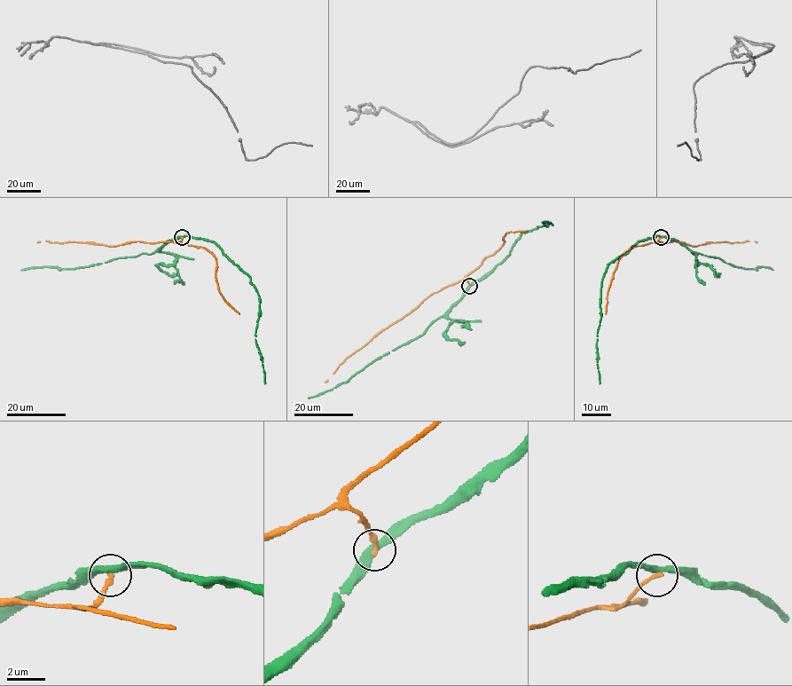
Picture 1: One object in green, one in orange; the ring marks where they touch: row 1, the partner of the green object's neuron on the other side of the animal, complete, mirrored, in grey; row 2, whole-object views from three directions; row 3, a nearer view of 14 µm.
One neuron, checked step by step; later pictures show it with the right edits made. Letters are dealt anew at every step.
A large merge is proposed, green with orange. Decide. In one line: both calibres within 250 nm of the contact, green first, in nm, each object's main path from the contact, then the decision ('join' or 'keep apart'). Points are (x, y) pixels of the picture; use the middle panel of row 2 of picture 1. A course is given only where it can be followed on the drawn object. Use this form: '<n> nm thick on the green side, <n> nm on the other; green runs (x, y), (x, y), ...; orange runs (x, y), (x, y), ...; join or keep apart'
360 nm thick on the green side, 240 nm on the other; green runs (469, 287), (481, 280), (500, 264), (522, 232), (547, 227), (543, 222), (552, 224); orange runs (469, 287), (466, 279), (462, 279), (431, 294), (350, 355), (325, 382); keep apart

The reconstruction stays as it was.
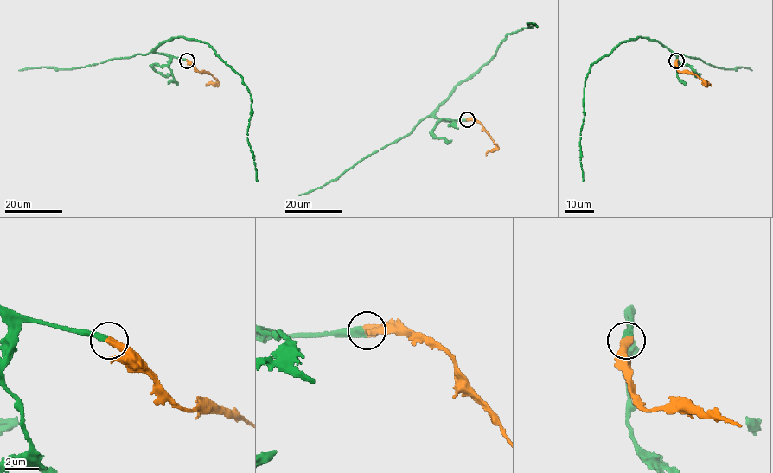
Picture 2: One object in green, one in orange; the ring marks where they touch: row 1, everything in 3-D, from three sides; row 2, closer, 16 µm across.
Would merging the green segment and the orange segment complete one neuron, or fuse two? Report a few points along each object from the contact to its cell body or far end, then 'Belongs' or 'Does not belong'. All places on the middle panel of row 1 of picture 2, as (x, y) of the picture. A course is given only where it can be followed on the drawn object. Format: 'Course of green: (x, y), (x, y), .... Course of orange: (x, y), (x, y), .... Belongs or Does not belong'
Course of green: (467, 120), (441, 120), (434, 111), (453, 89), (486, 64), (507, 34), (532, 28), (527, 23), (537, 26). Course of orange: (467, 120), (476, 120), (496, 145), (487, 155). Belongs

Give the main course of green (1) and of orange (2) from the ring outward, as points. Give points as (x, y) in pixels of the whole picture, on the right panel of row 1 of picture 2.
1: (677, 60), (677, 54), (657, 41), (639, 37), (621, 42), (590, 65), (585, 83), (580, 140), (583, 181)
2: (677, 60), (677, 68), (680, 72), (692, 72), (712, 86)

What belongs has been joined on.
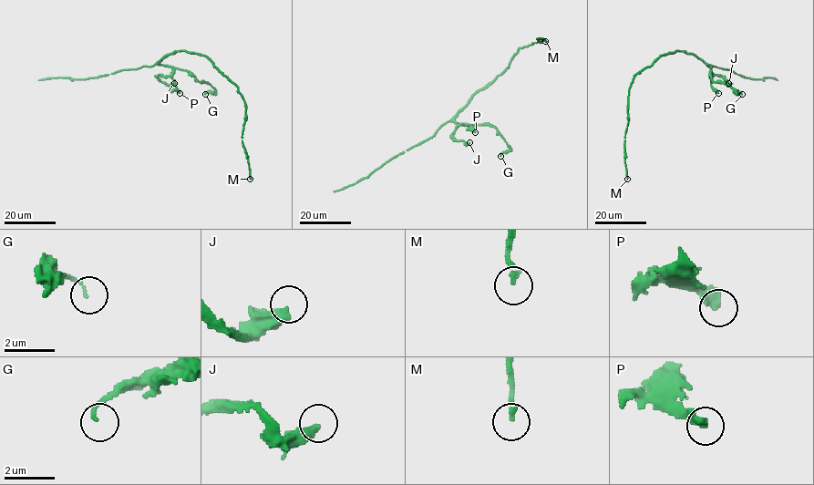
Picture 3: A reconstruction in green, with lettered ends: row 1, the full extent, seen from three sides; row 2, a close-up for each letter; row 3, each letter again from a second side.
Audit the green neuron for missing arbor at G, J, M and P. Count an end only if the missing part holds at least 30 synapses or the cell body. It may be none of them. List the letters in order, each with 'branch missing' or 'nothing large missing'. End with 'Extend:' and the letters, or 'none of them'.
G: nothing large missing
J: nothing large missing
M: nothing large missing
P: branch missing
Extend: P

